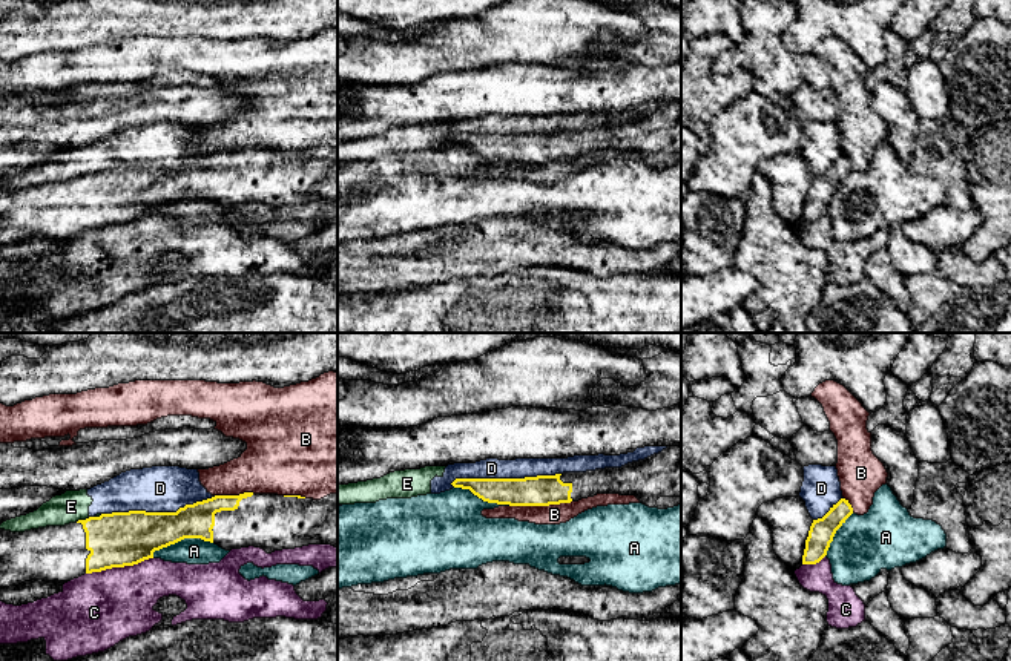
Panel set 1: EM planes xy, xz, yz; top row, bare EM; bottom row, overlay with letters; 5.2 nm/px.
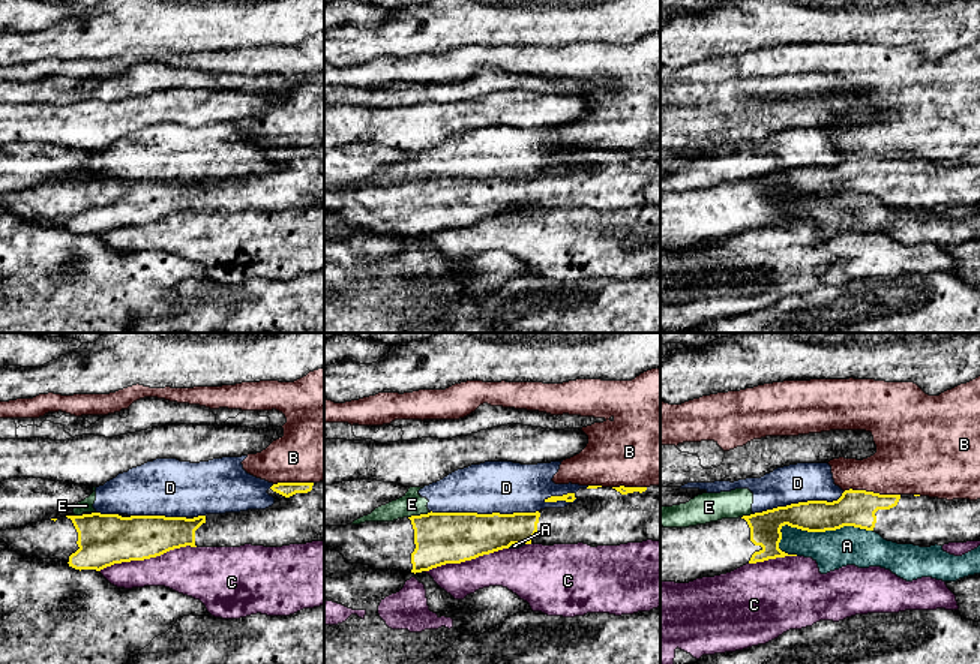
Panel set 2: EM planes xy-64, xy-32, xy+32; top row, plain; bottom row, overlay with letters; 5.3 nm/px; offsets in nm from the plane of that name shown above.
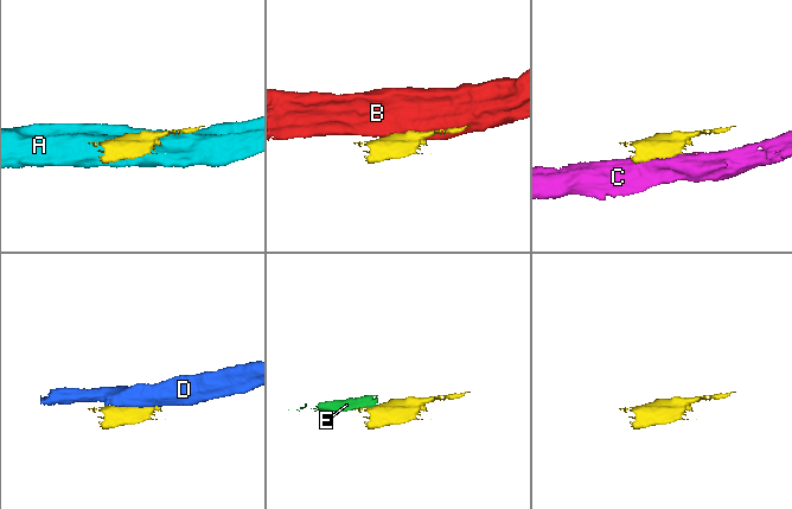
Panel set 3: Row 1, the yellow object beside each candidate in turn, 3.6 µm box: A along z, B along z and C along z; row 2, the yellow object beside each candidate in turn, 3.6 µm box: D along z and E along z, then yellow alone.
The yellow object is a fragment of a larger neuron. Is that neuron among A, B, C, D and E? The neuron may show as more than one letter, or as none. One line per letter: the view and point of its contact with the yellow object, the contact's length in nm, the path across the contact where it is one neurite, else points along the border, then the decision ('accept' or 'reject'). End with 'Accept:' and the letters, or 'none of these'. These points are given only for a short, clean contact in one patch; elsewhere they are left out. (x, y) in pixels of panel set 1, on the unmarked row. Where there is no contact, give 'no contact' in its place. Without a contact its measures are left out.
A: meets yellow in xy at (180, 197); contact 340 nm long; reject
B: meets yellow in xz at (540, 161); contact 320 nm long; reject
C: meets yellow in xy at (118, 223); contact 360 nm long; reject
D: meets yellow in xy at (158, 169); contact 600 nm long; reject
E: meets yellow in xy at (83, 177); contact 80 nm long; border along xy (89, 174), (77, 178); reject
Accept: none of these

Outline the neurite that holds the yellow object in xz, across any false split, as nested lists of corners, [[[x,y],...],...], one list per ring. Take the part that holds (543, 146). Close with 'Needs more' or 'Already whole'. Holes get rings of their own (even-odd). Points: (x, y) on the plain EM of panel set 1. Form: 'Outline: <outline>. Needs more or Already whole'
Outline: [[[681,101],[667,103],[658,110],[621,124],[525,135],[456,135],[451,141],[469,146],[483,158],[509,163],[549,163],[578,158],[597,150],[620,150],[635,152],[649,164],[667,166],[681,161]]]. Needs more

